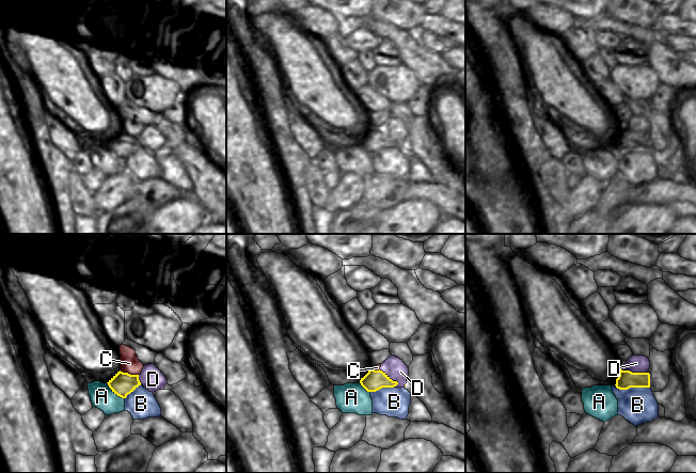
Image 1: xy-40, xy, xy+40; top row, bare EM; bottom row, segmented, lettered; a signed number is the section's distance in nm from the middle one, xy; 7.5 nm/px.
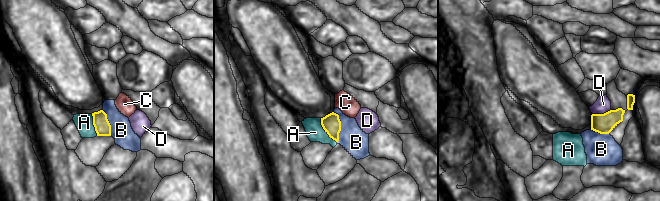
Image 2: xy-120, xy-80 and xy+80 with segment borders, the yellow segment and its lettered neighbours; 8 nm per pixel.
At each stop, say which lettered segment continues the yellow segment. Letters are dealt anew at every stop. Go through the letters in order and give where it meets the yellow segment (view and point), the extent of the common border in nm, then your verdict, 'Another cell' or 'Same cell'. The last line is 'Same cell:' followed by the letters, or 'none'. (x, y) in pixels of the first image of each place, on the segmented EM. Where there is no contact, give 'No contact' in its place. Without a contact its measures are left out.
A: Touches yellow at xy-40 (114, 392). Shared border 180 nm. Another cell
B: Touches yellow at xy+40 (632, 387). Shared border 260 nm. Another cell
C: Touches yellow at xy-40 (129, 374). Shared border 150 nm. Another cell
D: Touches yellow at xy+40 (634, 373). Shared border 220 nm. Another cell
Same cell: none

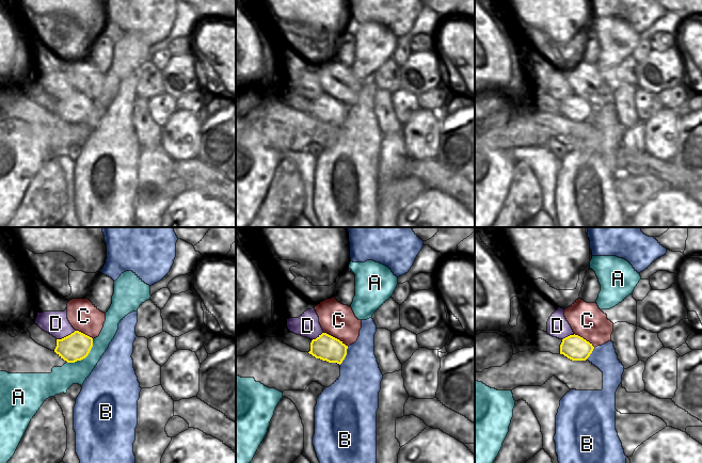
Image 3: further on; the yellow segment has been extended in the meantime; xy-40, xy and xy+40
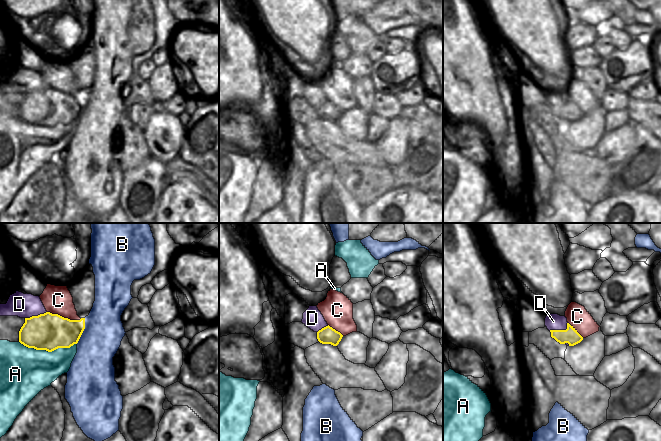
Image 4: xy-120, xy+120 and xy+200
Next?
A: Touches yellow at xy-40 (84, 357). Shared border 260 nm. Another cell
B: Touches yellow at xy (346, 354). Shared border 150 nm. Another cell
C: Touches yellow at xy (336, 338). Shared border 220 nm. Another cell
D: Touches yellow at xy-40 (66, 336). Shared border 160 nm. Another cell
Same cell: none

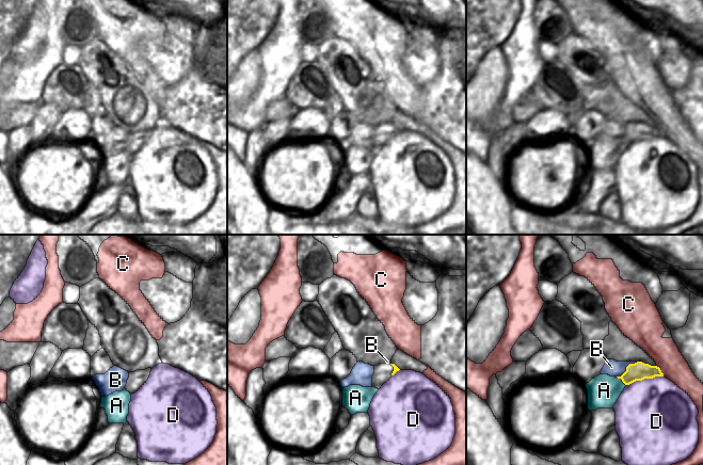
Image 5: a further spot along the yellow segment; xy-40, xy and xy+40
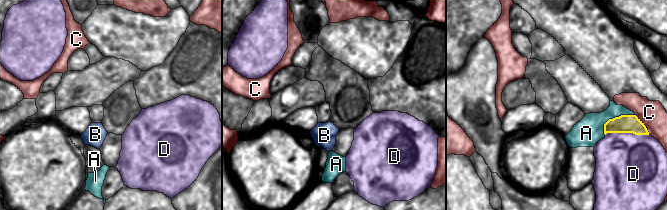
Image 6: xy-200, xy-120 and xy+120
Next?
A: Touches yellow at xy+40 (622, 381). Shared border 100 nm. Another cell
B: Touches yellow at xy+40 (626, 369). Shared border 190 nm. Another cell
C: Touches yellow at xy+40 (661, 372). Shared border 50 nm. Another cell
D: Touches yellow at xy+40 (644, 378). Shared border 300 nm. Another cell
Same cell: none

